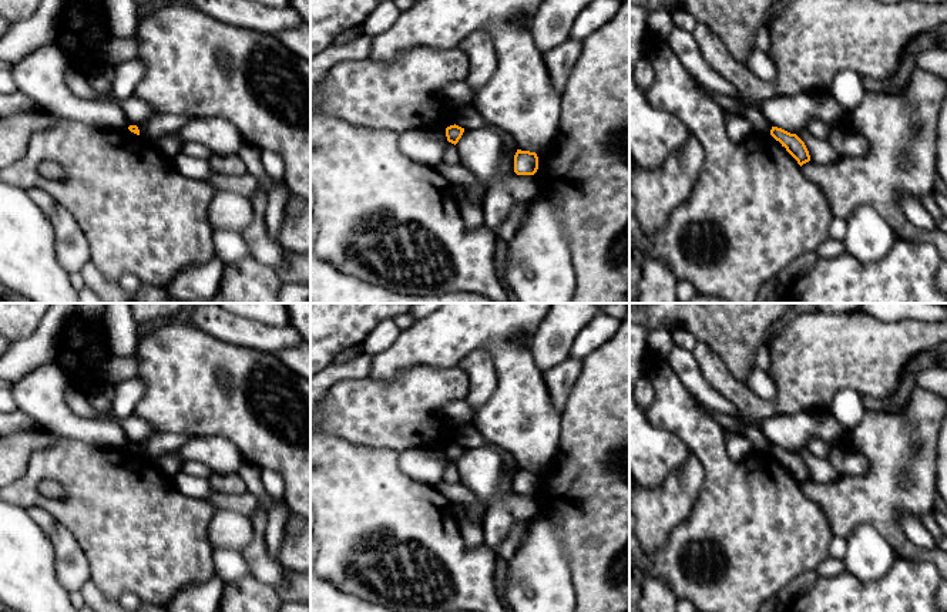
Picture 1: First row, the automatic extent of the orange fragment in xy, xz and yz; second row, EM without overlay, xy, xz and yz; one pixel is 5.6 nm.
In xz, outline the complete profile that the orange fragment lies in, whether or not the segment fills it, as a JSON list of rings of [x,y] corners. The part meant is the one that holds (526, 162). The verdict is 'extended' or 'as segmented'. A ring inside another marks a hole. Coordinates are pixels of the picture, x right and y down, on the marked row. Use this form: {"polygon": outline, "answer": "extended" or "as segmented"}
{"polygon": [[[517,149],[514,155],[514,172],[517,175],[534,175],[537,169],[538,169],[537,154]]], "answer": "as segmented"}

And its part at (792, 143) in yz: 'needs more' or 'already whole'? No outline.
already whole

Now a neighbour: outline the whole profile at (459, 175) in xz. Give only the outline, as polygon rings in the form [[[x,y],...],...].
[[[446,161],[439,162],[434,168],[454,186],[469,188],[483,209],[486,194],[480,191],[470,169],[464,168],[461,164],[450,165]]]

